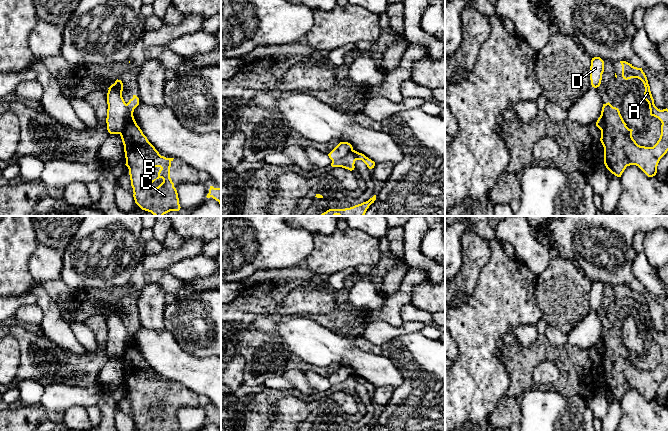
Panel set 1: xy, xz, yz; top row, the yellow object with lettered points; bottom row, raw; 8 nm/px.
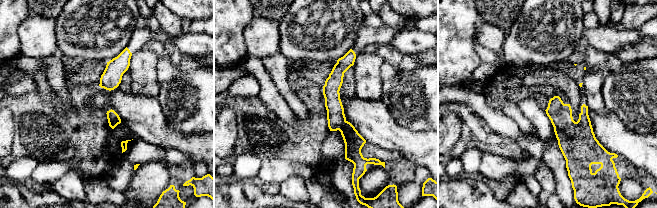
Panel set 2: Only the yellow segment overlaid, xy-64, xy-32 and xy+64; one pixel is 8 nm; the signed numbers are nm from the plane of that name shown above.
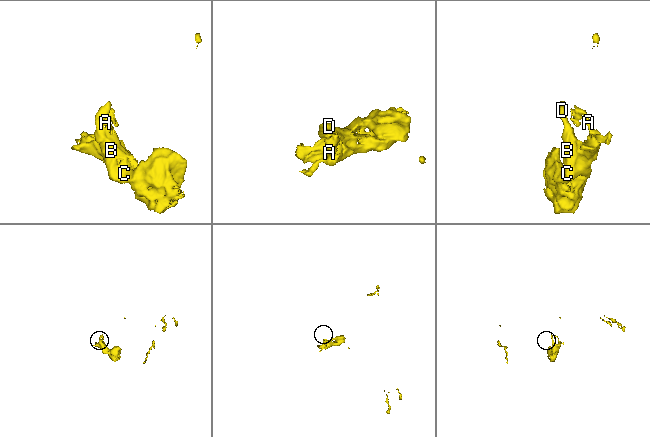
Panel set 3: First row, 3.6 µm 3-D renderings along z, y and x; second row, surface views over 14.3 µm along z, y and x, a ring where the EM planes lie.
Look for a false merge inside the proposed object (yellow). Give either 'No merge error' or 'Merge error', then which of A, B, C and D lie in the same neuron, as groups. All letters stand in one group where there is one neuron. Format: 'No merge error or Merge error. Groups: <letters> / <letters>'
Merge error. Groups: A B C / D

